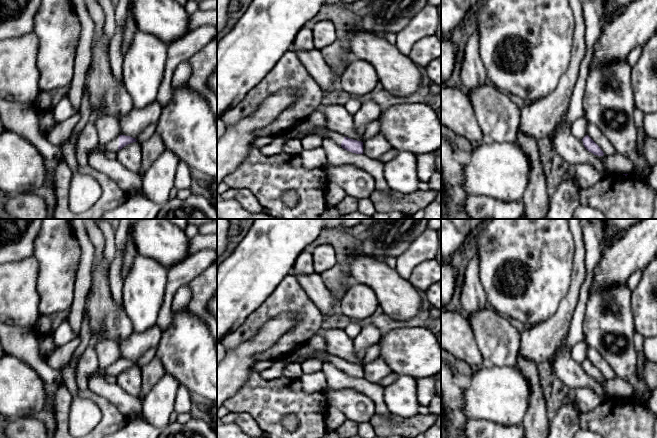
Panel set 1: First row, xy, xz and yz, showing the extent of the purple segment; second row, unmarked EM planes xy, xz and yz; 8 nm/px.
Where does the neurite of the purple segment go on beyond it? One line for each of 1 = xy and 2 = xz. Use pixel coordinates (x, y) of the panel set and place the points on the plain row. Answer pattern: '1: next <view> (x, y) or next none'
1: next xy (113, 368)
2: next xz (303, 352)

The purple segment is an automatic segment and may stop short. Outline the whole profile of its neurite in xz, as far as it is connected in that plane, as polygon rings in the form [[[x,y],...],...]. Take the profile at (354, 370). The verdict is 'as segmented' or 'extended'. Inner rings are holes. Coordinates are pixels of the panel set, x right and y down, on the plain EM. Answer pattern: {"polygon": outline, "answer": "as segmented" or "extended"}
{"polygon": [[[302,344],[284,357],[286,363],[302,363],[307,359],[318,359],[323,364],[326,362],[332,363],[347,375],[363,378],[363,366],[345,361],[344,359],[329,354],[326,351],[311,349],[307,344]]], "answer": "extended"}

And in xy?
{"polygon": [[[120,359],[115,363],[111,364],[107,369],[100,369],[98,368],[97,372],[103,376],[106,375],[114,375],[117,376],[118,374],[122,373],[126,369],[136,366],[135,362],[130,360]]], "answer": "extended"}

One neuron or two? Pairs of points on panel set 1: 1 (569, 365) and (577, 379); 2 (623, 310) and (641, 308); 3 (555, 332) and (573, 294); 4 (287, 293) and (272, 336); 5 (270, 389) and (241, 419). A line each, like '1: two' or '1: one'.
1: one
2: two
3: one
4: two
5: two

